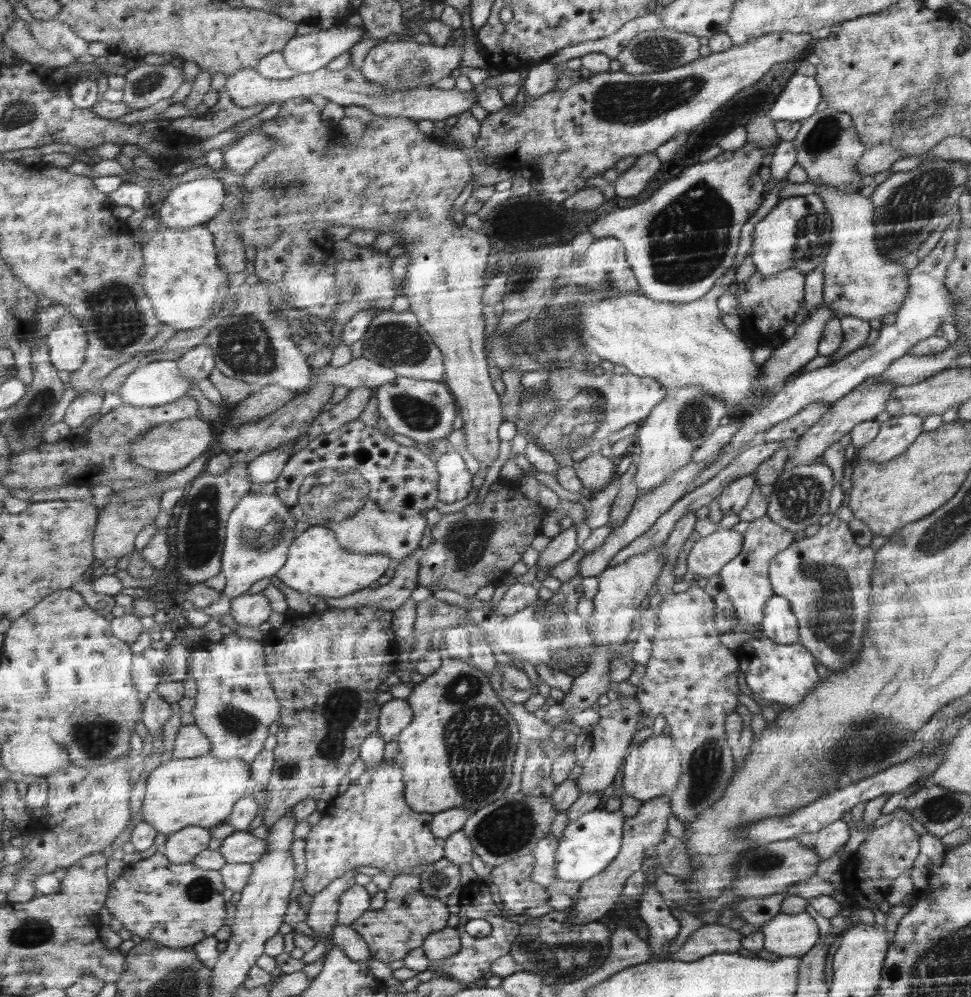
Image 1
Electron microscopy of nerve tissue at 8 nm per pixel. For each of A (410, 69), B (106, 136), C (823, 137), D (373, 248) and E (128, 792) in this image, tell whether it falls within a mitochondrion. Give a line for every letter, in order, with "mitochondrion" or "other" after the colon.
A: mitochondrion
B: other
C: mitochondrion
D: other
E: other

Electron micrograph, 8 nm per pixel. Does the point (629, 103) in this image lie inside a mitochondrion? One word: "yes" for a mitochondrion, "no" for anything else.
yes

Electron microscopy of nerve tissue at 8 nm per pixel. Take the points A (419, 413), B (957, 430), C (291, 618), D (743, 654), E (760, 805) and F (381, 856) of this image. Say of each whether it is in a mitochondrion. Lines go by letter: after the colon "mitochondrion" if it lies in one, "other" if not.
A: mitochondrion
B: other
C: other
D: other
E: other
F: other

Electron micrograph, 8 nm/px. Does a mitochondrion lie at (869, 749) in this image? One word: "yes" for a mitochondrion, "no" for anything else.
yes

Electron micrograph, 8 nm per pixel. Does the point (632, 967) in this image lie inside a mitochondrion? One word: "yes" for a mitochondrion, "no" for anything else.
no

